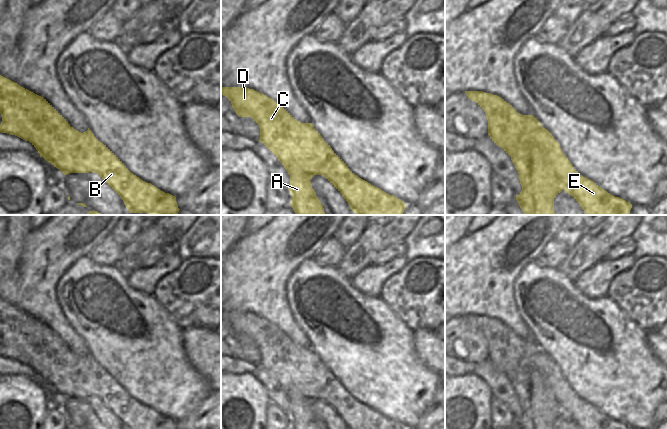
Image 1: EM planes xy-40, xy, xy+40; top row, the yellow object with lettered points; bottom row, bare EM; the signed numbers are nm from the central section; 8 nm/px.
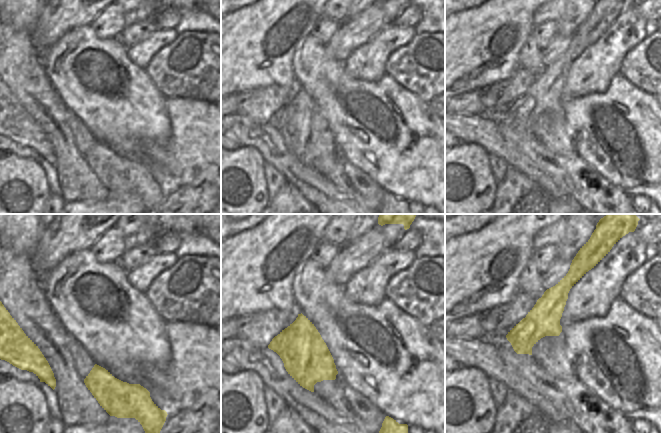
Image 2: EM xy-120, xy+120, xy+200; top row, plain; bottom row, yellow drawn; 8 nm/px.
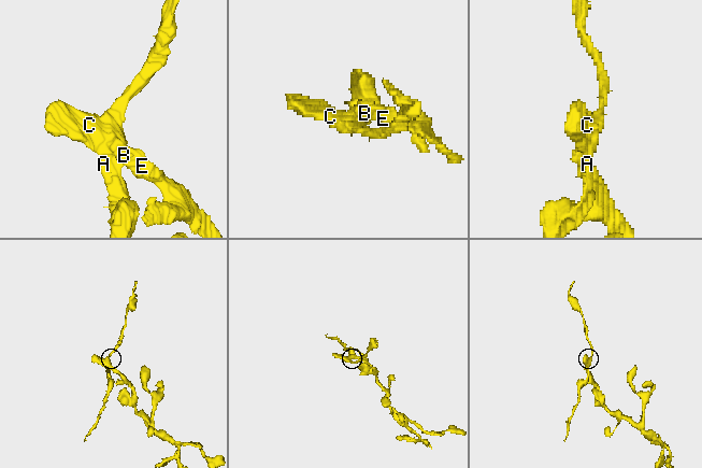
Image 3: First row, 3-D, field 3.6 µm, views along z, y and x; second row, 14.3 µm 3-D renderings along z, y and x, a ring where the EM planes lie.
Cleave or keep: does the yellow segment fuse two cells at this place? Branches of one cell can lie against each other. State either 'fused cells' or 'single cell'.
fused cells

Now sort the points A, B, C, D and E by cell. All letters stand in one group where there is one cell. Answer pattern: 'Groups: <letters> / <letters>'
Groups: A / B C D E

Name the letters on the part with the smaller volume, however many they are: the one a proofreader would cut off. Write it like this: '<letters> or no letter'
A

